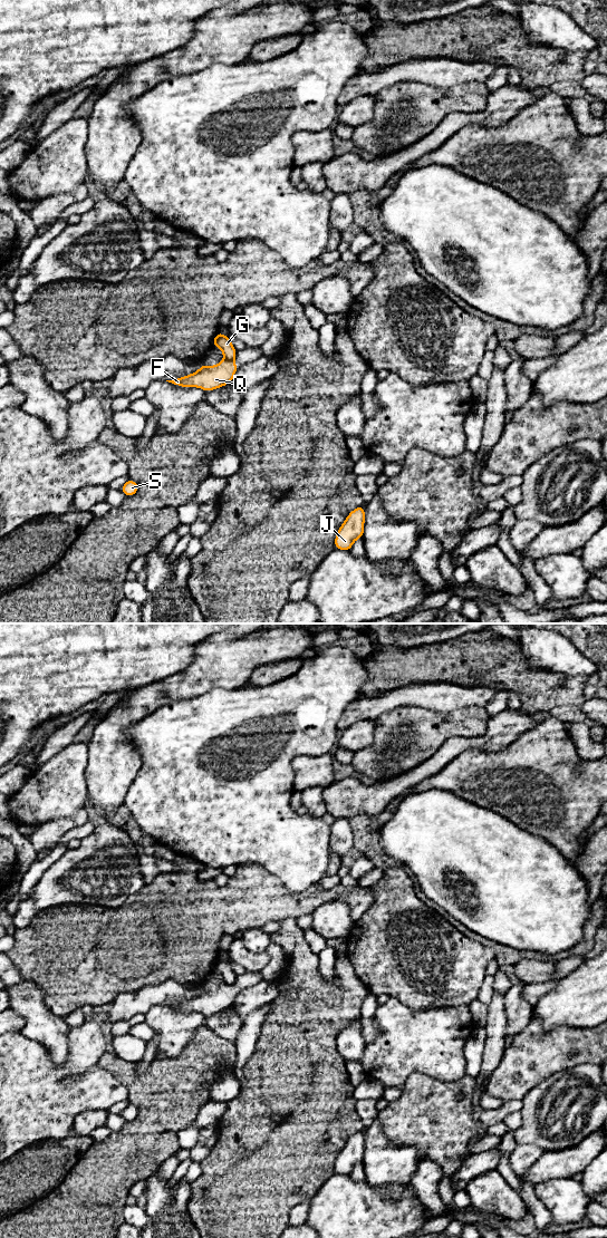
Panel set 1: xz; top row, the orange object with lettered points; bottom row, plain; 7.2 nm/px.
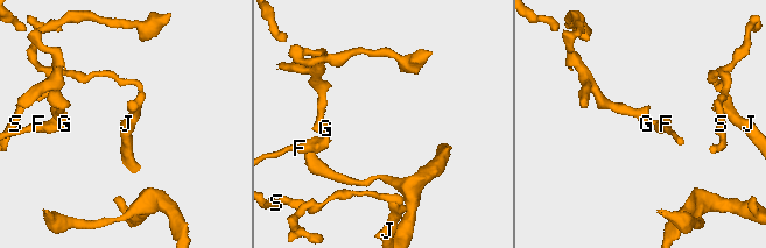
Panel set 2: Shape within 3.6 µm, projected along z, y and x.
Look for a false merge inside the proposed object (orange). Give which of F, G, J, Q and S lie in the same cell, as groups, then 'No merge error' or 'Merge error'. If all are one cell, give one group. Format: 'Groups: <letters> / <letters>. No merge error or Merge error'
Groups: F J Q S / G. Merge error

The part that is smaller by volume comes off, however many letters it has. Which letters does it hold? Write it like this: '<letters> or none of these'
G

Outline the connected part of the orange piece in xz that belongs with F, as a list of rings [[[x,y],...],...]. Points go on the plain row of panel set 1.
[[[224,984],[215,990],[206,990],[202,987],[197,996],[166,1006],[181,1012],[199,1012],[204,1016],[210,1016],[233,1006],[238,993],[234,984]]]

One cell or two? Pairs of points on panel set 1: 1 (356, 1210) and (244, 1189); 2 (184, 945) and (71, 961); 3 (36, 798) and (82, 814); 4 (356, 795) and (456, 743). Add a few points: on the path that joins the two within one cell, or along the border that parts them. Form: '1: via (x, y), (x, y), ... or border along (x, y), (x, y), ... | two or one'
1: border along (327, 1178), (310, 1198) | two
2: via (156, 948), (126, 948), (99, 953) | one
3: border along (86, 806), (73, 814), (51, 821) | two
4: via (381, 793), (413, 777), (432, 765) | one

